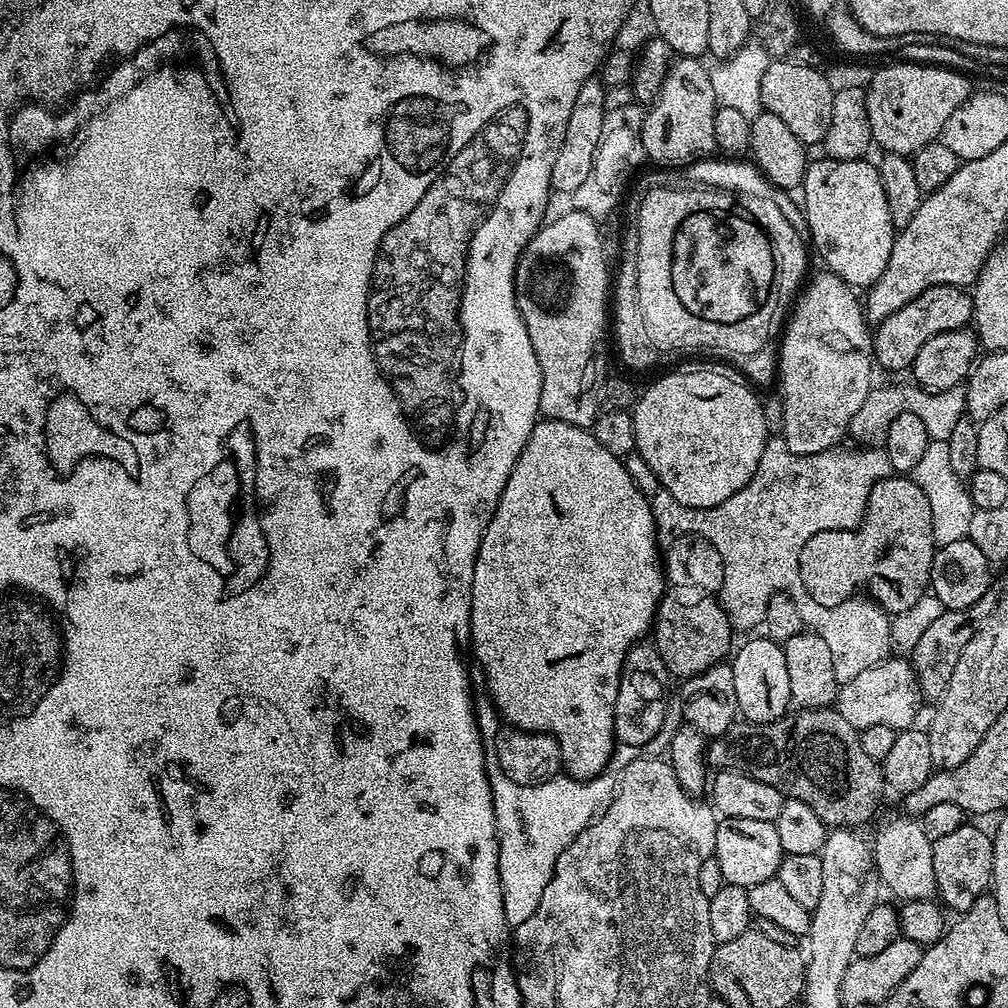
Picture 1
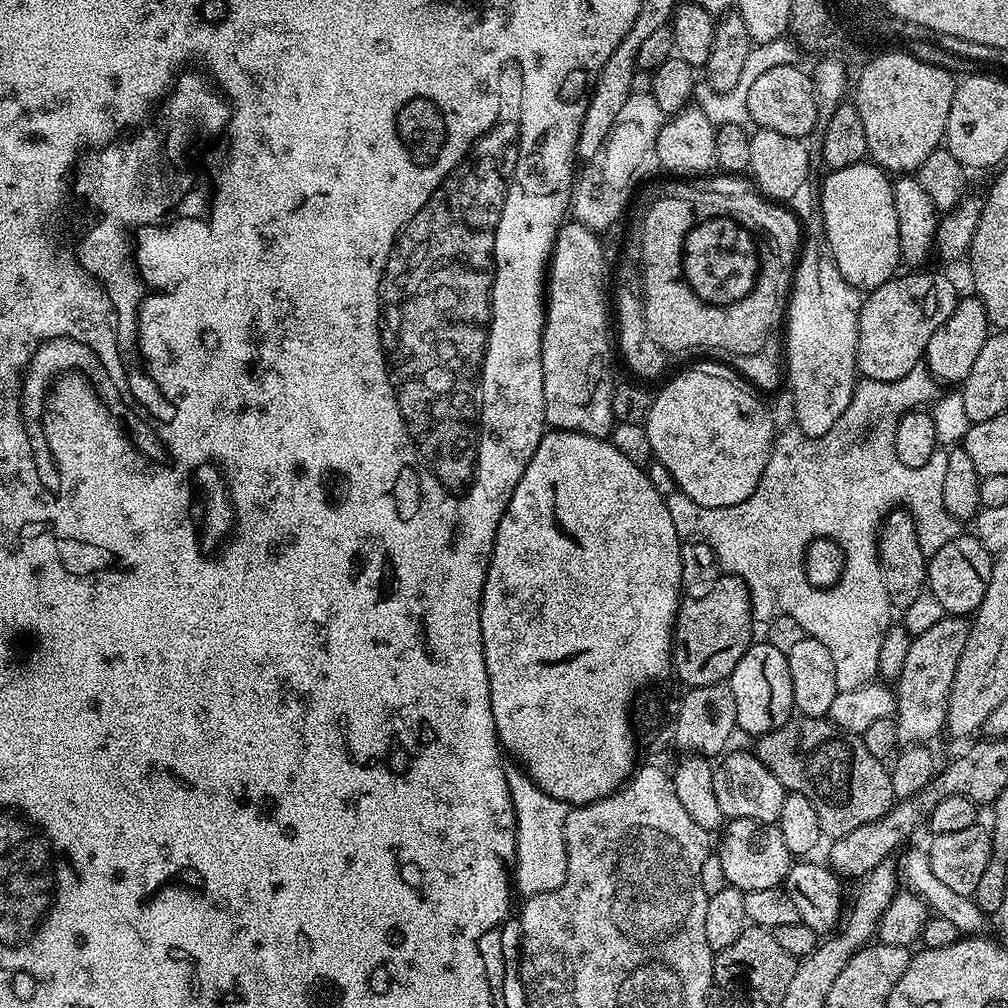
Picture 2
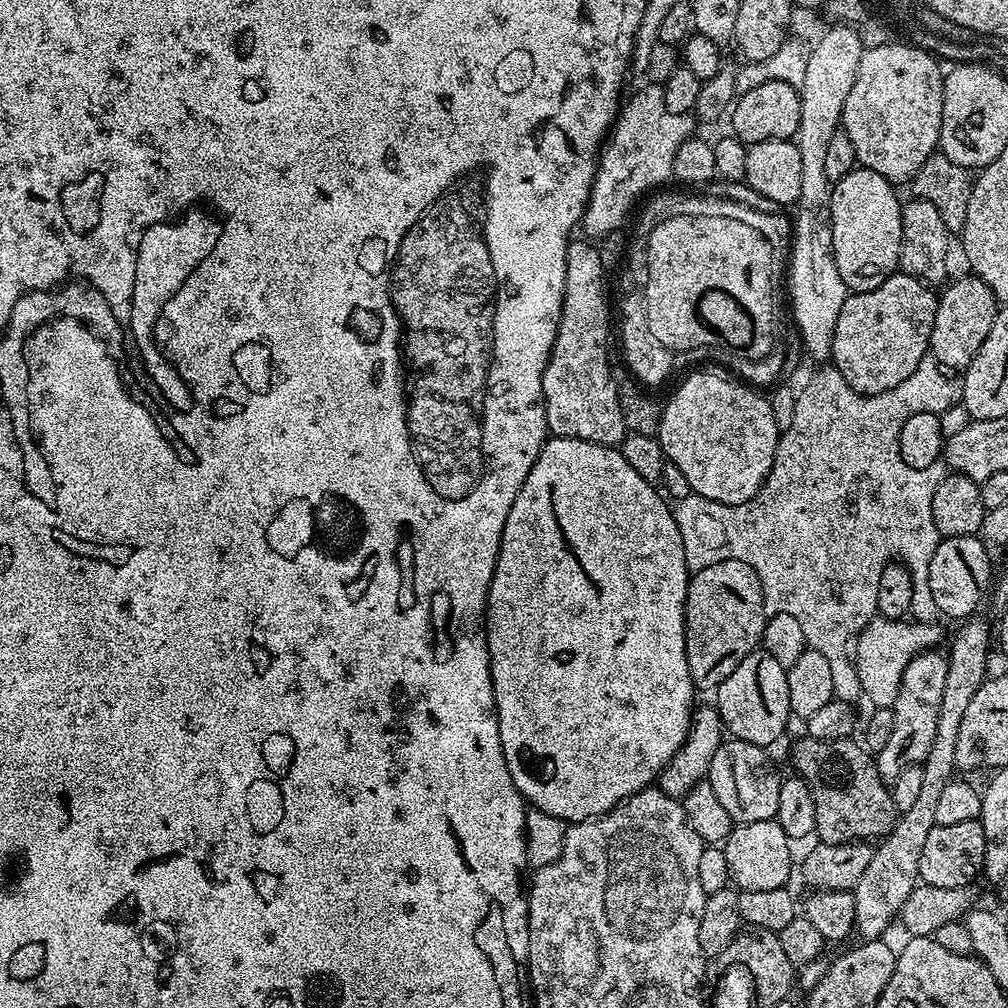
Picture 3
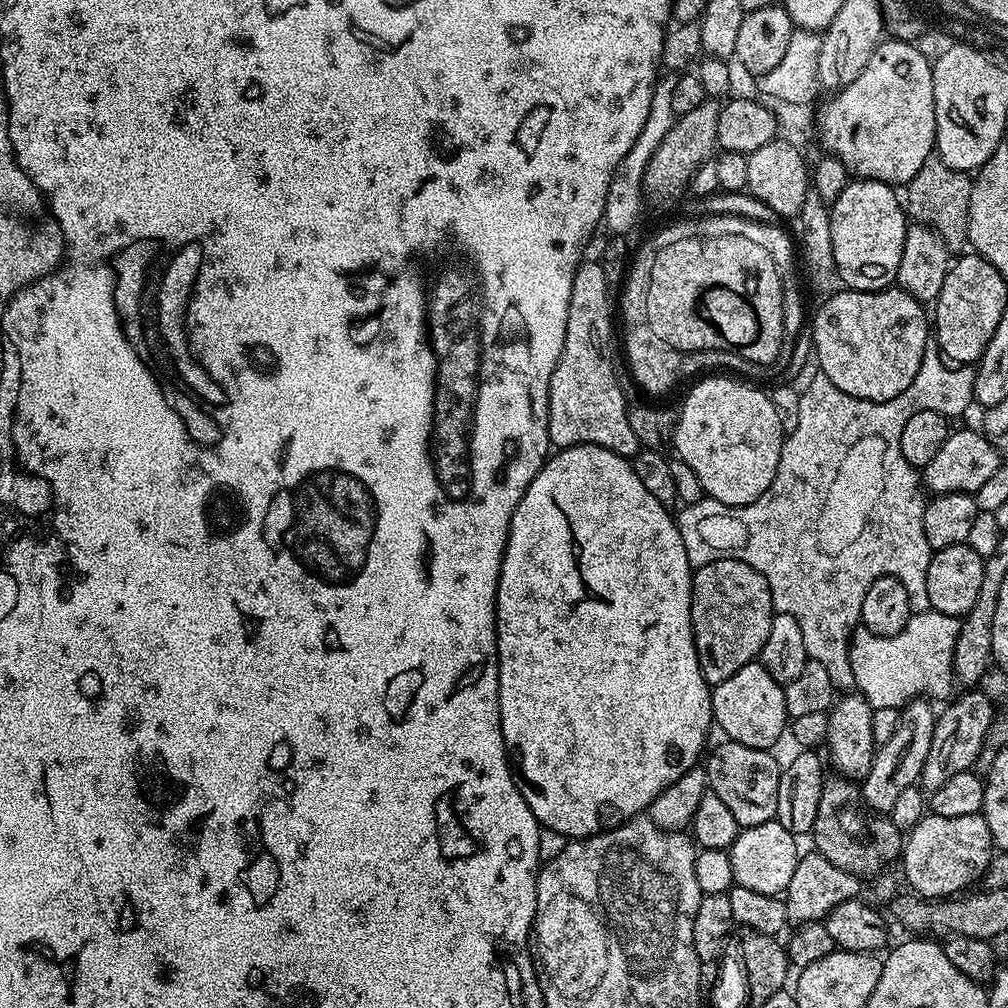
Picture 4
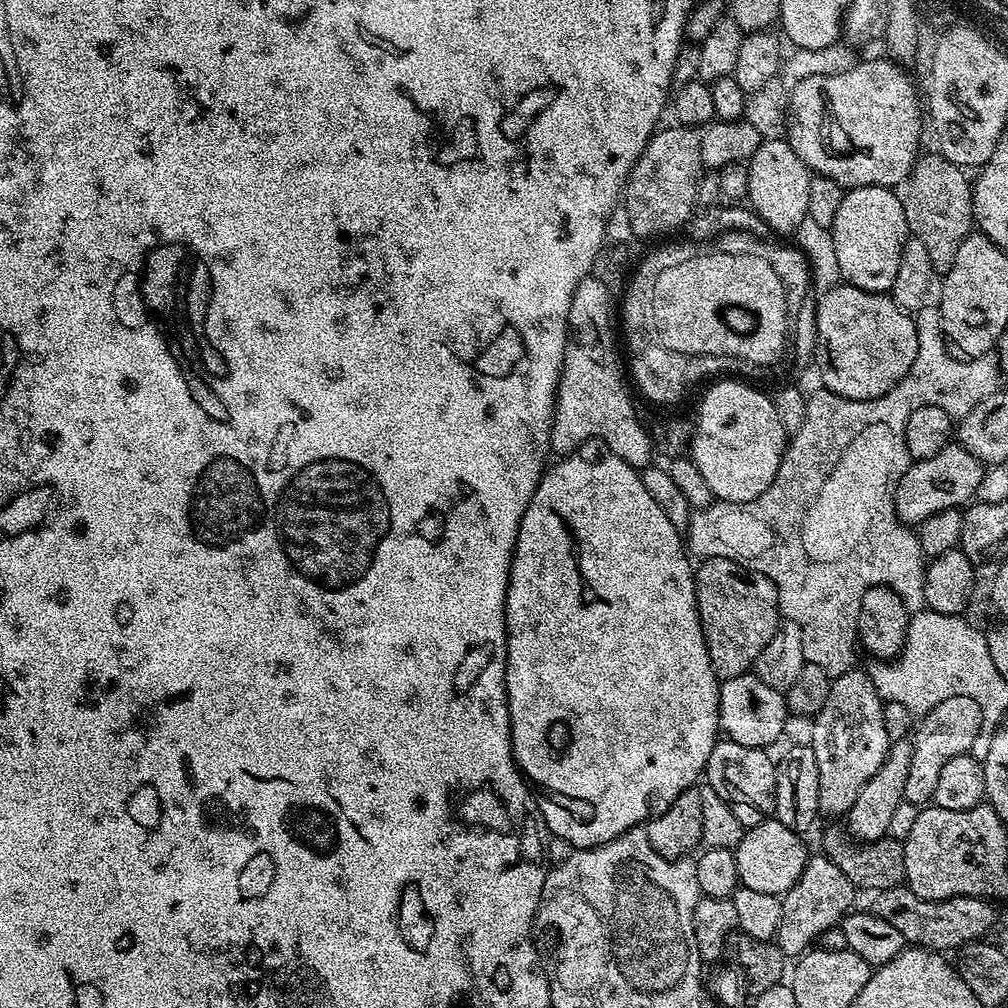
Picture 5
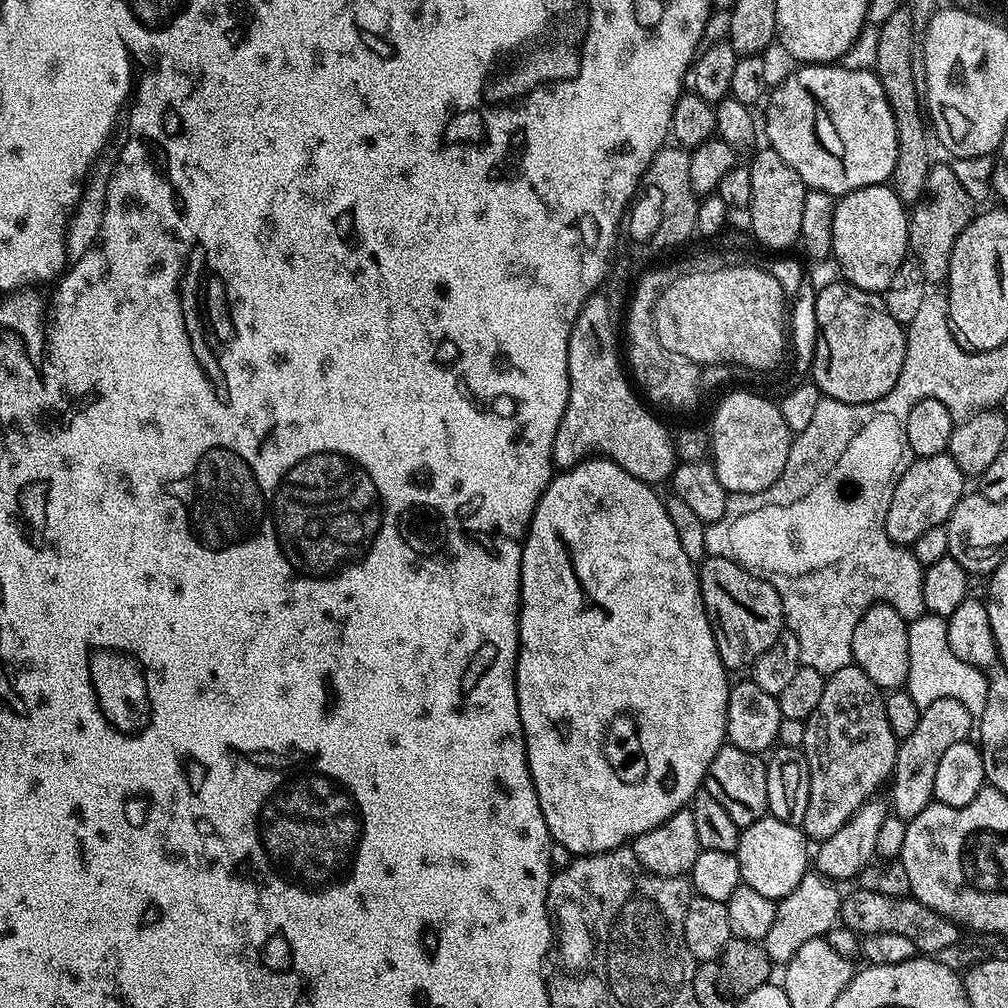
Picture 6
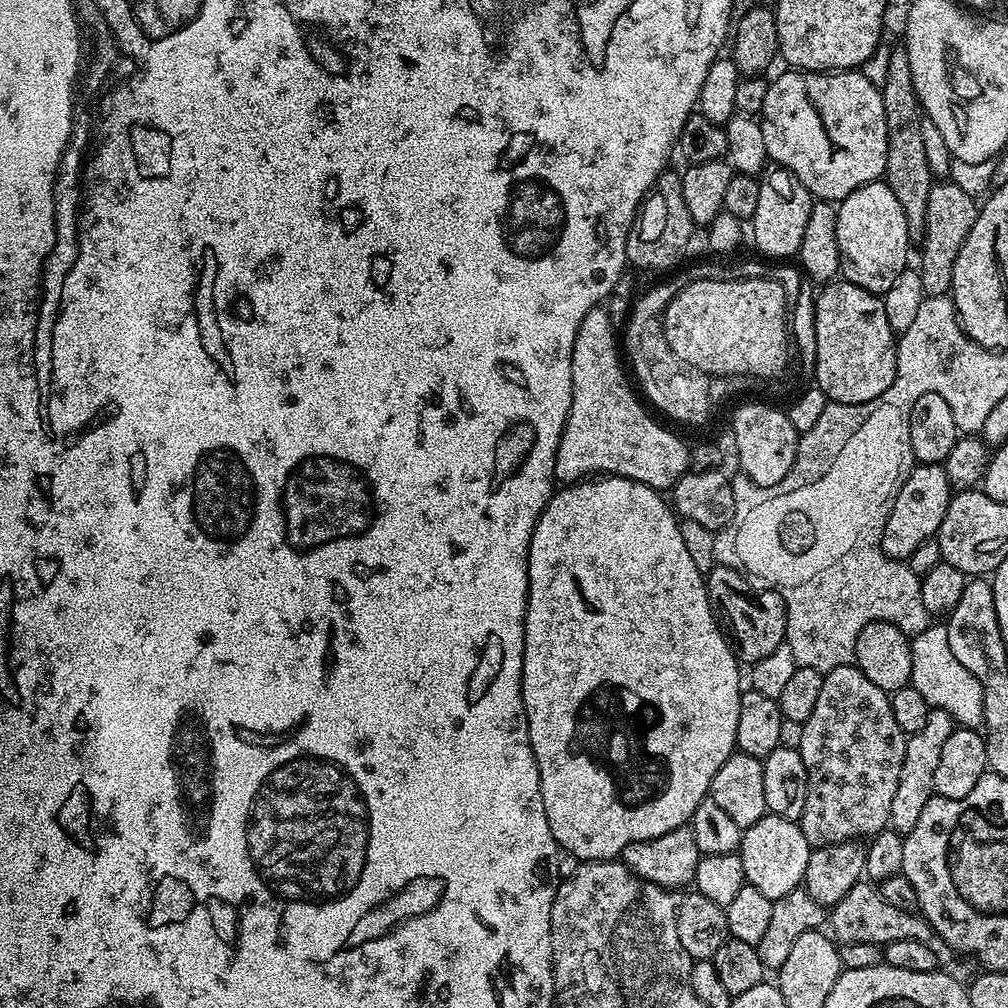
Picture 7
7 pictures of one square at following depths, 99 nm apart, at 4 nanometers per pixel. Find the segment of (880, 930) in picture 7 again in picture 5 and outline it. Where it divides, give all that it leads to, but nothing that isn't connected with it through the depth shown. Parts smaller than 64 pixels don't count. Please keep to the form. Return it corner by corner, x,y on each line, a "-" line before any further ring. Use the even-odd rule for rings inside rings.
907,886
891,888
875,897
874,911
902,934
909,945
927,948
941,954
959,950
966,944
979,941
996,924
997,905
979,896
955,896
945,900
927,900
914,894

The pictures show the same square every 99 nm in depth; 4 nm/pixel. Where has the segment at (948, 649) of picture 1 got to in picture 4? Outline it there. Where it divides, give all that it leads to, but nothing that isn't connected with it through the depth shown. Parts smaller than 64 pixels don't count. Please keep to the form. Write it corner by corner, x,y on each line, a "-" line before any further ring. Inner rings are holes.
921,698
911,700
900,709
898,730
894,730
890,742
877,747
870,770
862,777
862,799
865,805
877,814
891,813
902,790
915,785
920,779
922,766
926,766
926,758
930,754
930,742
938,715
937,709
932,709
928,704
931,703

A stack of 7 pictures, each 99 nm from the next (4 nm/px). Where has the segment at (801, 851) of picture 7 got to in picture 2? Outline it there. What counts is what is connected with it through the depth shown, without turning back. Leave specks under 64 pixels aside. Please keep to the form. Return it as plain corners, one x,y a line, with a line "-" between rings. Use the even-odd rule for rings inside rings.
754,818
729,819
722,829
722,835
718,855
722,858
722,870
731,887
746,893
783,885
794,857
790,850
786,850
786,842
782,842
782,834
776,824
758,822

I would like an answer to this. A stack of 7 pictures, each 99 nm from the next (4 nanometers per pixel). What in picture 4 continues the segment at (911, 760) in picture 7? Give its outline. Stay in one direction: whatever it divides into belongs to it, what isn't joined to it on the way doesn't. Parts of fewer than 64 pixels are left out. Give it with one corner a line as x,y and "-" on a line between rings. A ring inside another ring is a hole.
968,690
961,700
953,699
945,712
941,711
936,718
934,734
930,742
930,754
926,758
926,766
922,766
922,774
918,781
925,793
937,792
942,785
950,782
954,774
962,774
973,767
972,763
985,751
988,734
994,728
993,697
987,696
983,690

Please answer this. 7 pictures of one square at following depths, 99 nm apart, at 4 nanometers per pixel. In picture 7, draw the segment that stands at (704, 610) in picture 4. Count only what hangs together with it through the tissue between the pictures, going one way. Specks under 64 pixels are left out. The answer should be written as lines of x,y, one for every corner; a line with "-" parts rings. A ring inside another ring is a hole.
721,563
707,572
706,583
708,601
716,615
716,622
724,629
741,665
757,664
762,658
766,658
766,654
778,650
778,646
785,643
784,631
788,625
788,613
784,610
784,600
779,592
755,592
752,589
753,581
741,569
727,568

